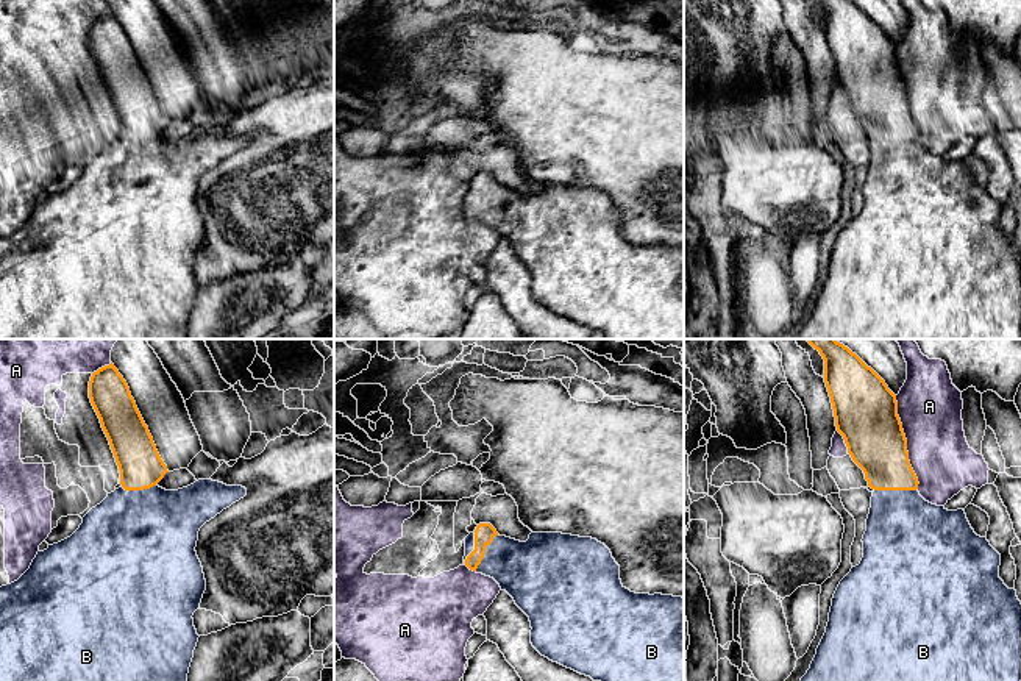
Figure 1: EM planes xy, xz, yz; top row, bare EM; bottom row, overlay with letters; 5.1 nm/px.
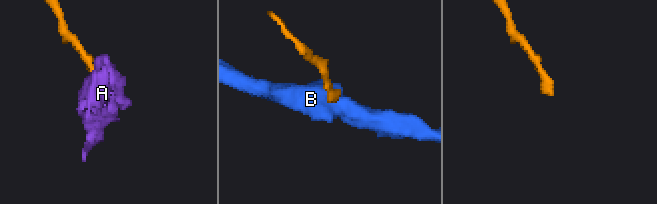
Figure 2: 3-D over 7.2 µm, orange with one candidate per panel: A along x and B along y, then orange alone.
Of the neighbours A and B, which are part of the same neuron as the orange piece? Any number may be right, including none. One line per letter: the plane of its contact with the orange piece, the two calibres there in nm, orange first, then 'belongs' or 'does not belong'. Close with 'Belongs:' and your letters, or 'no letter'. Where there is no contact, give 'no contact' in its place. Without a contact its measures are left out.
A: yz | 320/320 nm | does not belong
B: yz | 300/420 nm | belongs
Belongs: B

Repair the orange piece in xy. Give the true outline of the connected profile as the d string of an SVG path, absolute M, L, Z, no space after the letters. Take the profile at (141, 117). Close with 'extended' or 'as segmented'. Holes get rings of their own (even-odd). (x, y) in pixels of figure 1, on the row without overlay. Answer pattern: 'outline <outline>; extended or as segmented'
outline M112 12L92 23L89 48L109 91L122 136L92 158L70 187L37 201L17 231L0 237L0 339L187 339L187 323L200 287L192 266L206 241L195 201L198 181L244 148L247 139L211 128L178 141L159 137L167 116Z; extended

